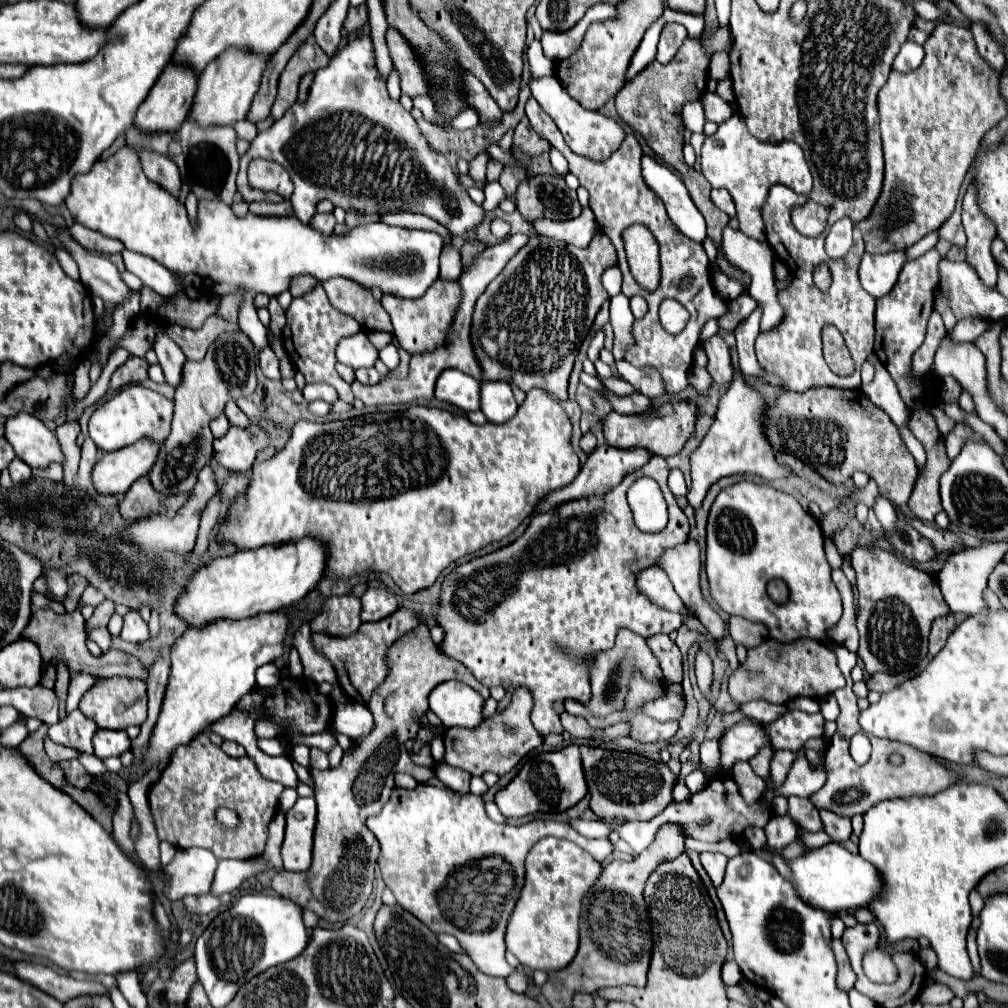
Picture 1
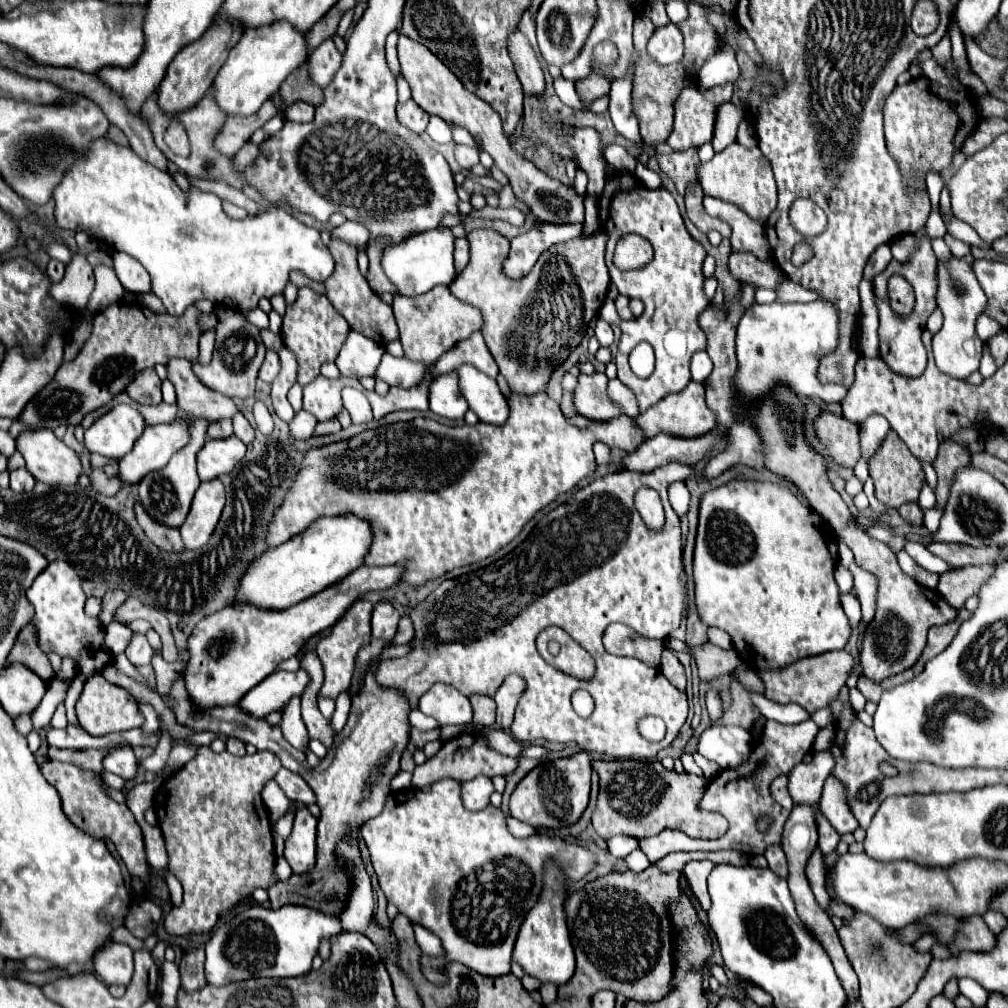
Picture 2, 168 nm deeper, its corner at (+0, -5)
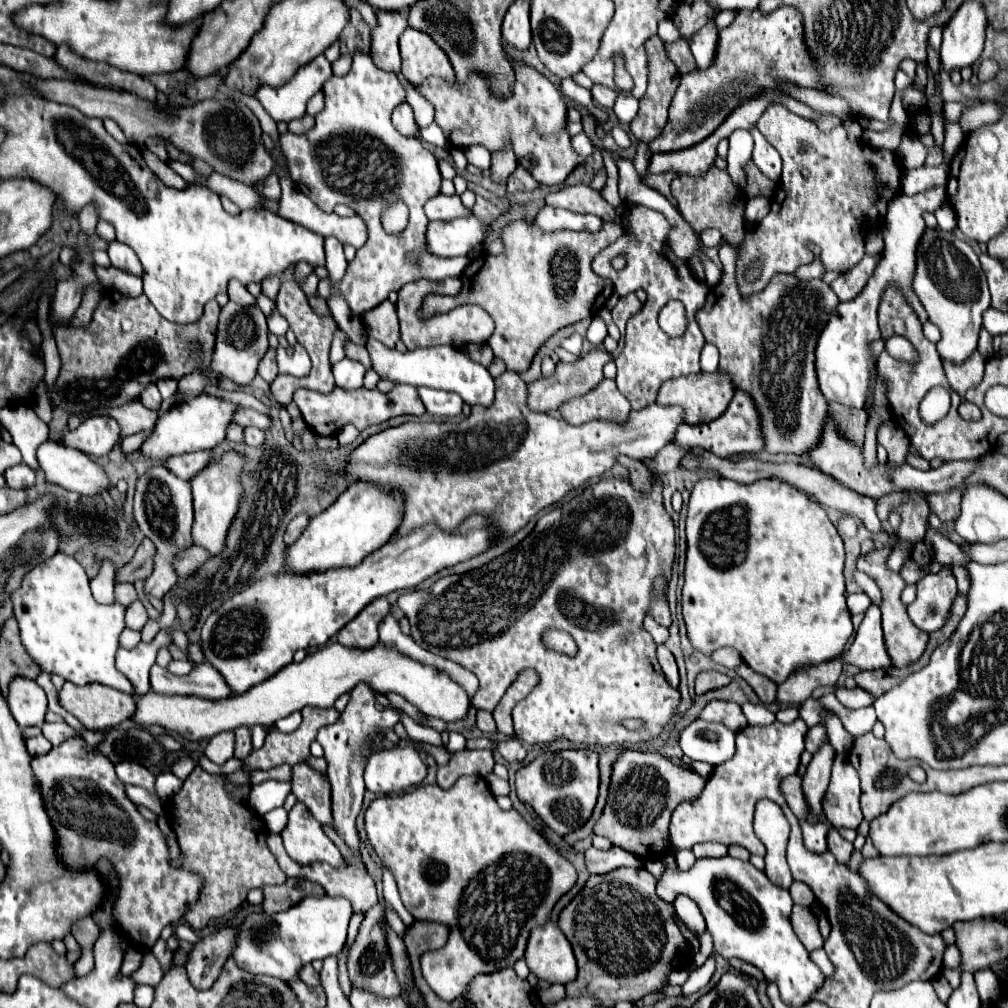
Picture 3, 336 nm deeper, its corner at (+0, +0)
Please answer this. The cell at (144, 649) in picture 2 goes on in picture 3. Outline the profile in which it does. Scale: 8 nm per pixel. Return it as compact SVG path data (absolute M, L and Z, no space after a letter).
M162 630L154 638L154 642L150 642L150 644L140 642L132 650L118 648L118 652L116 652L116 670L120 674L128 676L128 680L136 688L136 698L144 696L150 690L148 672L150 672L152 664L156 662L156 652L158 652L158 648L168 648L170 642L172 640L168 636L168 630Z

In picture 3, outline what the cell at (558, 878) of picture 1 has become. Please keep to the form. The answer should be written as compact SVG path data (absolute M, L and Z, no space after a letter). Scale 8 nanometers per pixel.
M550 920L542 928L532 930L524 960L530 972L550 984L568 984L578 974L570 942Z

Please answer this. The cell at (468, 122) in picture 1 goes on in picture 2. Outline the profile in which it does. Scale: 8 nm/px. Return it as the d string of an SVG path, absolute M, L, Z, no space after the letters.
M430 115L430 123L426 127L426 133L436 143L450 143L452 141L452 127L438 115Z

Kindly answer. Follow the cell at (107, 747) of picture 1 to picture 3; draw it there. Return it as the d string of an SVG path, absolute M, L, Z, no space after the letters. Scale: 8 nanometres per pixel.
M128 760L116 764L116 774L124 784L136 784L150 792L154 792L154 776L140 764L132 764Z

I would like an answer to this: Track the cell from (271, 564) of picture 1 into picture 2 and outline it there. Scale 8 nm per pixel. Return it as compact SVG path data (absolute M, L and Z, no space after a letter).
M356 515L314 521L304 533L292 537L280 547L270 547L248 565L244 577L240 577L240 589L236 589L234 603L252 603L274 611L288 609L358 569L368 553L370 541L372 533L368 523Z

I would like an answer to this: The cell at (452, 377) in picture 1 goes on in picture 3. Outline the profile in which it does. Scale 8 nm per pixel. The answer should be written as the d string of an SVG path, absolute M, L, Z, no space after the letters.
M418 388L418 396L426 408L426 414L432 418L454 418L462 414L462 398L454 392L434 390L434 388Z

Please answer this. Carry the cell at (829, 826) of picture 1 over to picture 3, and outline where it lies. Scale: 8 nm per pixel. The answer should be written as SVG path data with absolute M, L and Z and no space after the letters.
M838 754L832 766L830 786L822 800L826 820L834 828L844 826L856 830L864 818L858 800L860 800L858 772L844 754Z

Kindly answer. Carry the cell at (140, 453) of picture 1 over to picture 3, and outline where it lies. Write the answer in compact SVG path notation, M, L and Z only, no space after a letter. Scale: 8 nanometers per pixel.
M202 392L192 400L184 400L172 406L164 416L160 416L152 436L142 444L142 452L152 458L168 458L172 454L210 450L226 438L226 430L234 422L234 412L238 410L238 404Z

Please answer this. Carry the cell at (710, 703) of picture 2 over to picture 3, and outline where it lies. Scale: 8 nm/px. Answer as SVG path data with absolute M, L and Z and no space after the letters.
M712 700L702 712L700 712L700 720L706 722L720 722L726 728L730 728L732 732L742 730L748 722L744 718L744 712L738 704L734 702L720 702L720 700Z

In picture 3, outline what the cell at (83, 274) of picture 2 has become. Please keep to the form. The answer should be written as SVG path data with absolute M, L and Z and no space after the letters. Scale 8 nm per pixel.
M88 204L88 208L82 208L80 214L80 228L86 232L86 234L92 234L96 230L96 224L98 224L98 218L96 218L96 208L92 208L92 204Z

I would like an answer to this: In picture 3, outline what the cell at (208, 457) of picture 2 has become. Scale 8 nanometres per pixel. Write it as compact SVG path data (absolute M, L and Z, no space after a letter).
M200 450L200 452L188 452L188 454L180 454L180 456L170 456L168 460L164 460L164 466L178 478L182 480L190 480L194 478L208 462L210 462L210 452L208 450Z

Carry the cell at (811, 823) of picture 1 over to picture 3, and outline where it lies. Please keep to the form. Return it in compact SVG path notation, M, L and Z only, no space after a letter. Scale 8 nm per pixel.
M830 828L830 832L828 832L828 850L836 856L836 860L848 864L854 846L852 846L850 842L846 842L846 840L836 832L836 828Z

